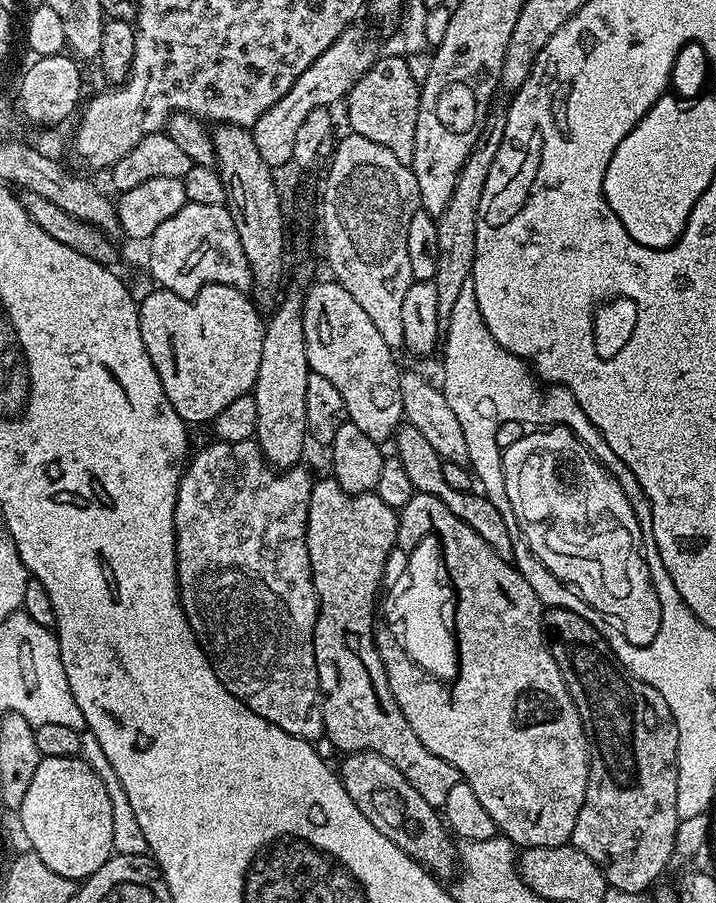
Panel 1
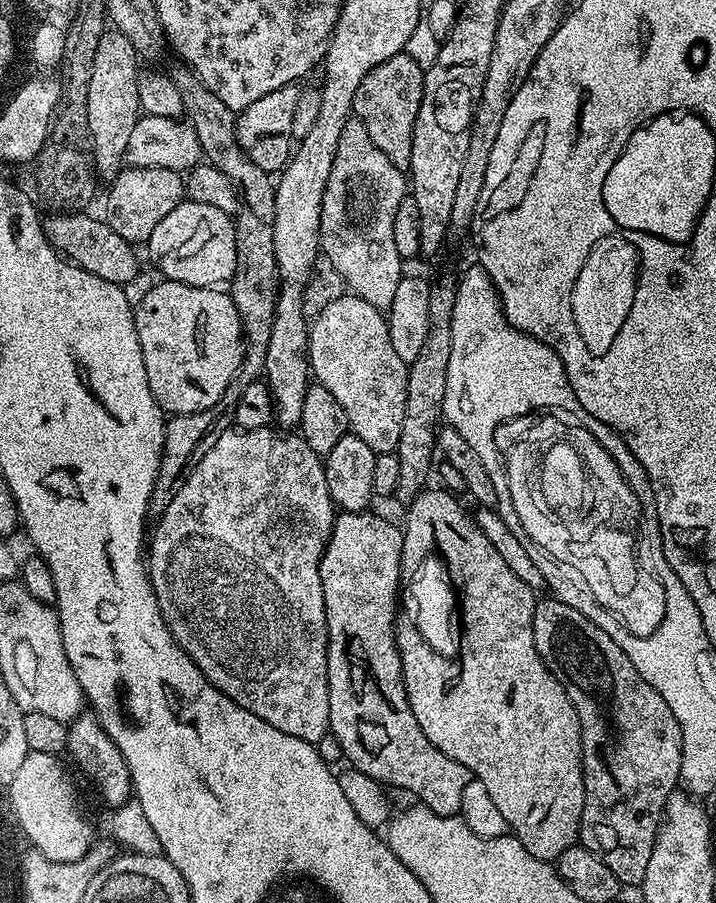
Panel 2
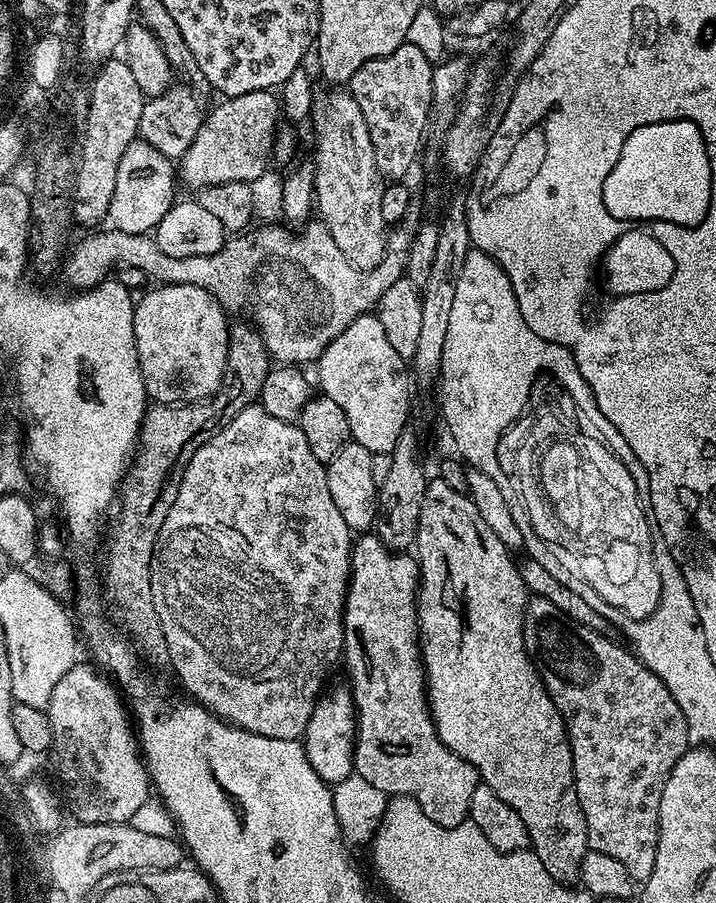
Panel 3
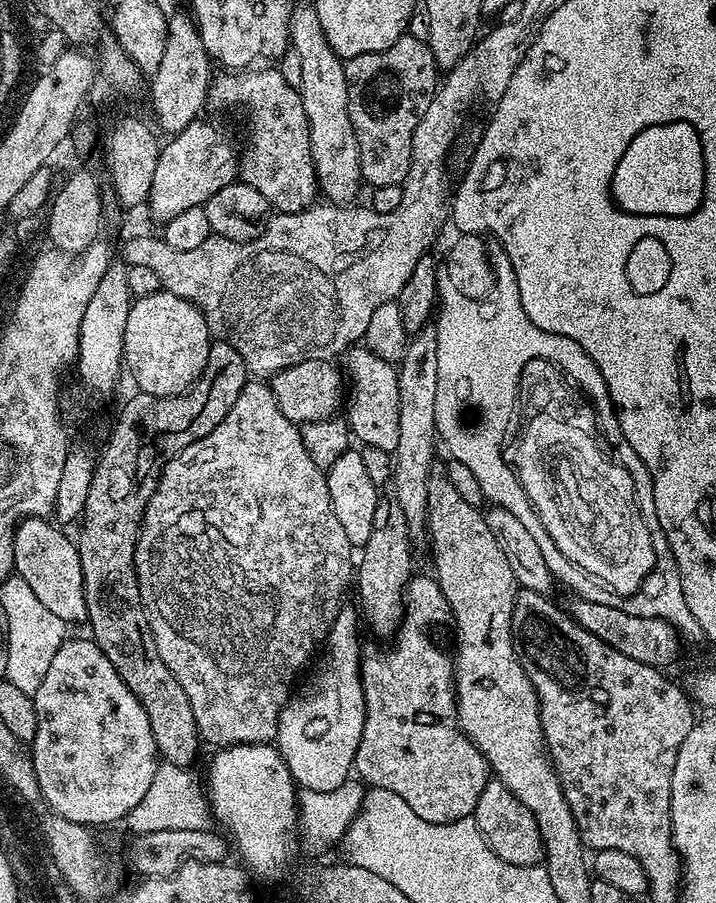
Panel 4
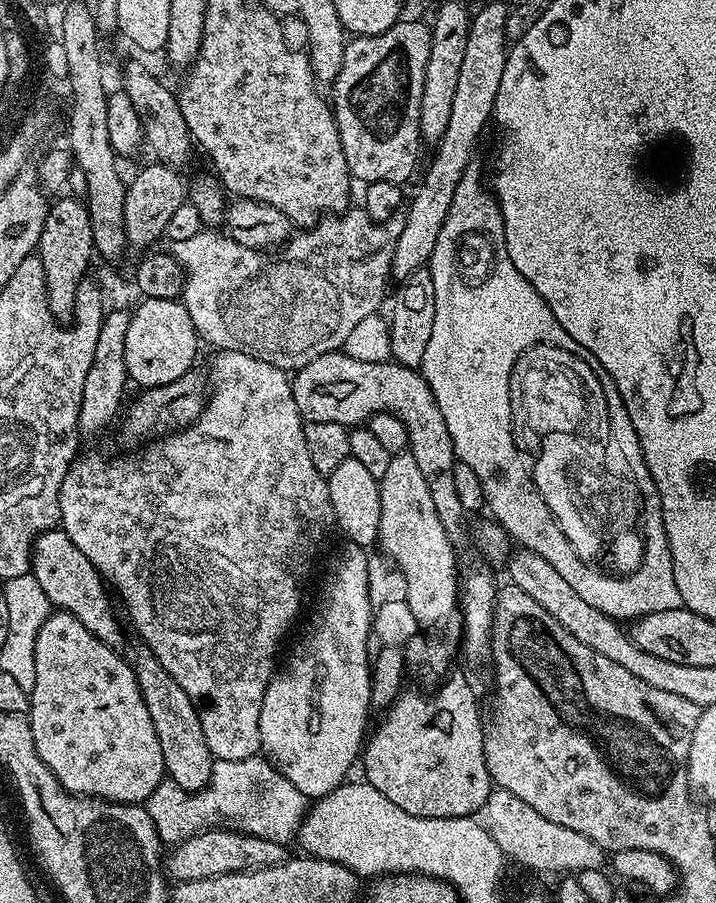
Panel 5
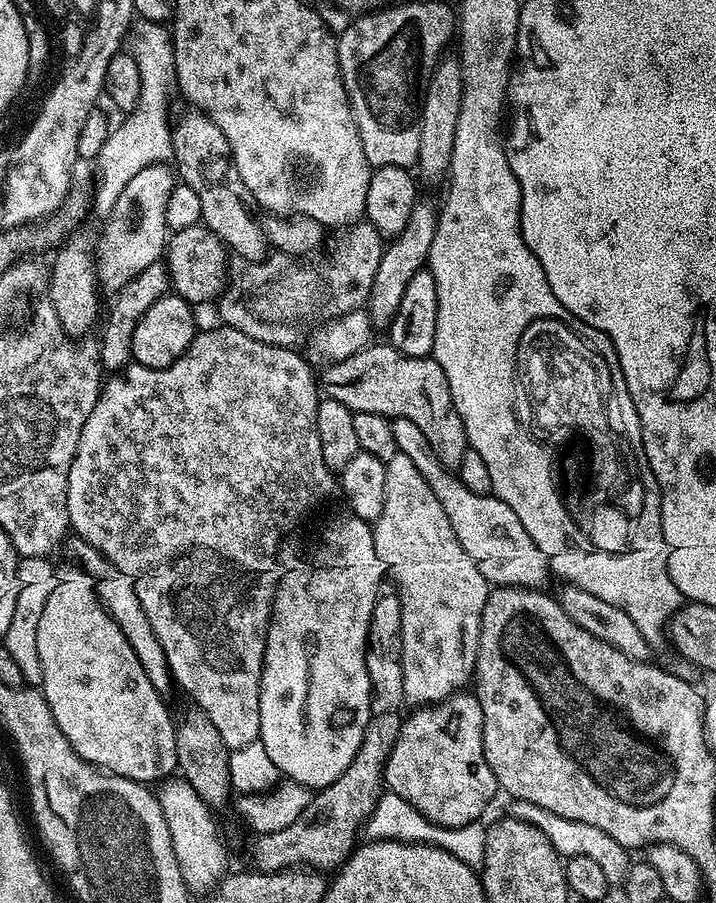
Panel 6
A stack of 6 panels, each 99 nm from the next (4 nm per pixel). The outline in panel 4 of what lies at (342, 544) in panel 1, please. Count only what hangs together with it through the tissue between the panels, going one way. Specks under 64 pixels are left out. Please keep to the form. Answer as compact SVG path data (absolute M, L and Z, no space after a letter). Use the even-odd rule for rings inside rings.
M413 575L406 591L406 611L403 624L391 641L392 648L385 652L363 653L360 661L360 681L364 687L364 725L362 742L358 742L354 772L365 785L390 790L431 824L452 824L456 820L469 819L477 806L485 799L484 787L490 780L486 758L477 750L476 744L460 729L456 716L456 686L454 683L454 660L451 655L436 649L428 637L431 620L448 620L450 609L448 597L440 589L435 575Z

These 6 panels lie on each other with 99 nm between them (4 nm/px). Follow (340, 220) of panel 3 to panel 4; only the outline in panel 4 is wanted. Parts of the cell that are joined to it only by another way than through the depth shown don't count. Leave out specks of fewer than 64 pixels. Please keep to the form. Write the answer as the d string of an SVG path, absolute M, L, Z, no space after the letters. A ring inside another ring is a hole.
M296 20L296 38L290 42L293 51L298 54L298 62L302 62L302 82L298 89L302 98L302 106L306 110L308 129L310 130L310 148L312 164L316 167L316 180L319 191L325 201L341 206L348 206L362 189L360 174L360 147L356 137L356 128L350 118L348 105L348 87L346 86L345 61L330 46L319 20Z

